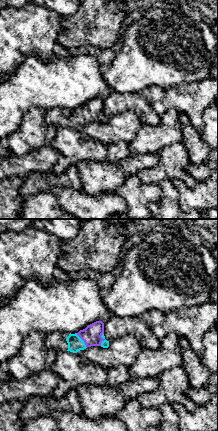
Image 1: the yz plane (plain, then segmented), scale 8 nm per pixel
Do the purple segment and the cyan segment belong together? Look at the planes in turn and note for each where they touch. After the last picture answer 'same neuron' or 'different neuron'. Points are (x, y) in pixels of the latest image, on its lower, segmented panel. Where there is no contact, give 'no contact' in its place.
contact (82, 339)

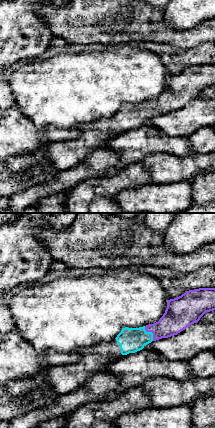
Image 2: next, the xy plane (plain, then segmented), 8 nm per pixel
contact (151, 331)

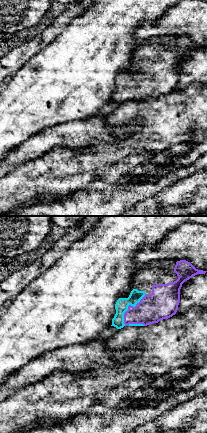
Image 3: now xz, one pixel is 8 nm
contact (128, 307)

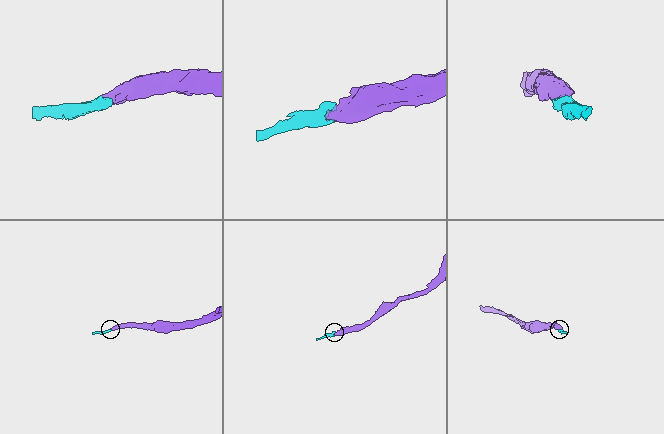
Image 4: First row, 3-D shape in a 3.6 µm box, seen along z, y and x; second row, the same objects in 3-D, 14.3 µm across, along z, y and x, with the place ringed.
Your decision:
same neuron

